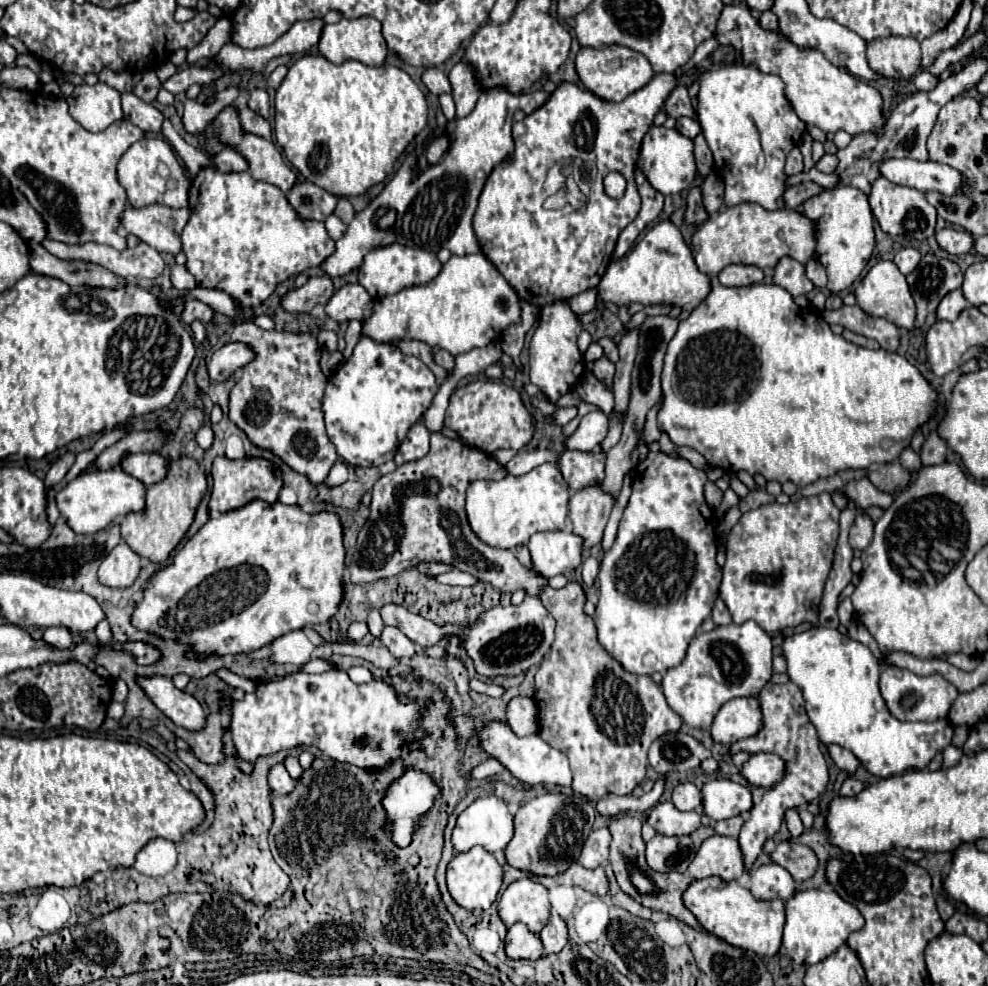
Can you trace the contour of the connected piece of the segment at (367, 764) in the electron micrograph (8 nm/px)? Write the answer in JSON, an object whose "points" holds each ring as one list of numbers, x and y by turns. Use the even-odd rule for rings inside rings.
{"points":[[327,670,321,674,295,672,283,678,281,682,259,684,253,694,245,694,241,702,239,700,233,702,231,734,237,754,241,754,241,758,247,762,253,762,257,756,275,754,283,748,291,750,305,744,305,746,317,746,333,760,375,770,375,768,383,768,389,760,393,760,399,754,399,744,407,736,411,736,411,730,415,738,421,738,421,732,415,730,417,716,419,716,419,706,397,702,395,690,383,680,373,680,369,684,355,684,343,670]]}

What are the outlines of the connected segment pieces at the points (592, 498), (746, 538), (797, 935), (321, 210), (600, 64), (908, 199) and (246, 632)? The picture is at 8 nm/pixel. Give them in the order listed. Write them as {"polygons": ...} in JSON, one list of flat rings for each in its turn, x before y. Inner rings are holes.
{"polygons":[[[601,484,587,486,585,490,577,490,569,498,573,532,583,536,585,548,591,548,601,542,613,506,615,506,615,498,609,492,605,492]],[[821,492,799,502,771,502,741,516,727,540,727,560,719,588,735,624,755,620,765,632,775,634,781,628,817,622,823,586,837,546,839,514,831,496]],[[801,890,785,902,787,924,783,930,783,950,795,964,817,964,847,942,849,934,863,928,865,920,859,910,841,900,833,890]],[[297,182,287,192,287,198,301,218,311,218,311,220,325,220,327,216,333,214,339,202,337,194,321,190,313,182]],[[619,44,601,46,601,48,581,48,575,60,575,66,583,86,589,92,593,92,603,100,613,100,613,102,621,102,623,98,643,88,653,78,653,68,649,60,643,54]],[[877,178,871,186,871,194,869,194,869,204,873,210,873,216,877,218,881,230,889,236,897,236,897,234,909,234,915,240,927,240,929,236,933,236,935,232,935,208,925,200,925,194,915,190,915,188,907,188,907,186,897,186,891,184,887,178]],[[255,500,239,510,209,518,207,524,203,524,203,528,175,554,173,562,149,578,149,584,143,590,143,600,131,614,131,624,137,630,189,646,189,654,193,654,193,650,197,650,197,654,253,652,287,632,305,628,307,624,329,622,343,596,343,568,345,548,337,514,321,512,309,516,299,506],[209,578,215,578,215,584,203,588],[197,586,199,598,189,600,191,606,181,606,185,594],[311,602,317,602,315,614,309,612]]]}

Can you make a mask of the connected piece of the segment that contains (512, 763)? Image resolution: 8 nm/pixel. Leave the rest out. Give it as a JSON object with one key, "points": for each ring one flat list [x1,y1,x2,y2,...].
{"points":[[493,720,487,724,487,728,481,730,479,734,479,742,481,742,481,748,501,760,505,764,505,768,515,776,519,778,521,782,525,784,559,784,559,786,569,786,571,784,571,768,569,768,569,760,565,758,565,754,561,754,559,750,551,748,539,734,531,734,531,736,525,736,525,738,519,738,513,734,513,730,499,722,499,720]]}

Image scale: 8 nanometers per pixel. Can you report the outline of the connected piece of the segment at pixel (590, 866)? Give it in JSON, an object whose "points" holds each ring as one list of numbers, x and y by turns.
{"points":[[607,828,593,830,589,834,589,838,585,840,585,844,583,844,579,864,583,868,587,868,587,870,595,870,603,862,607,862,607,858,609,858,609,842,611,842,611,834,609,834]]}

